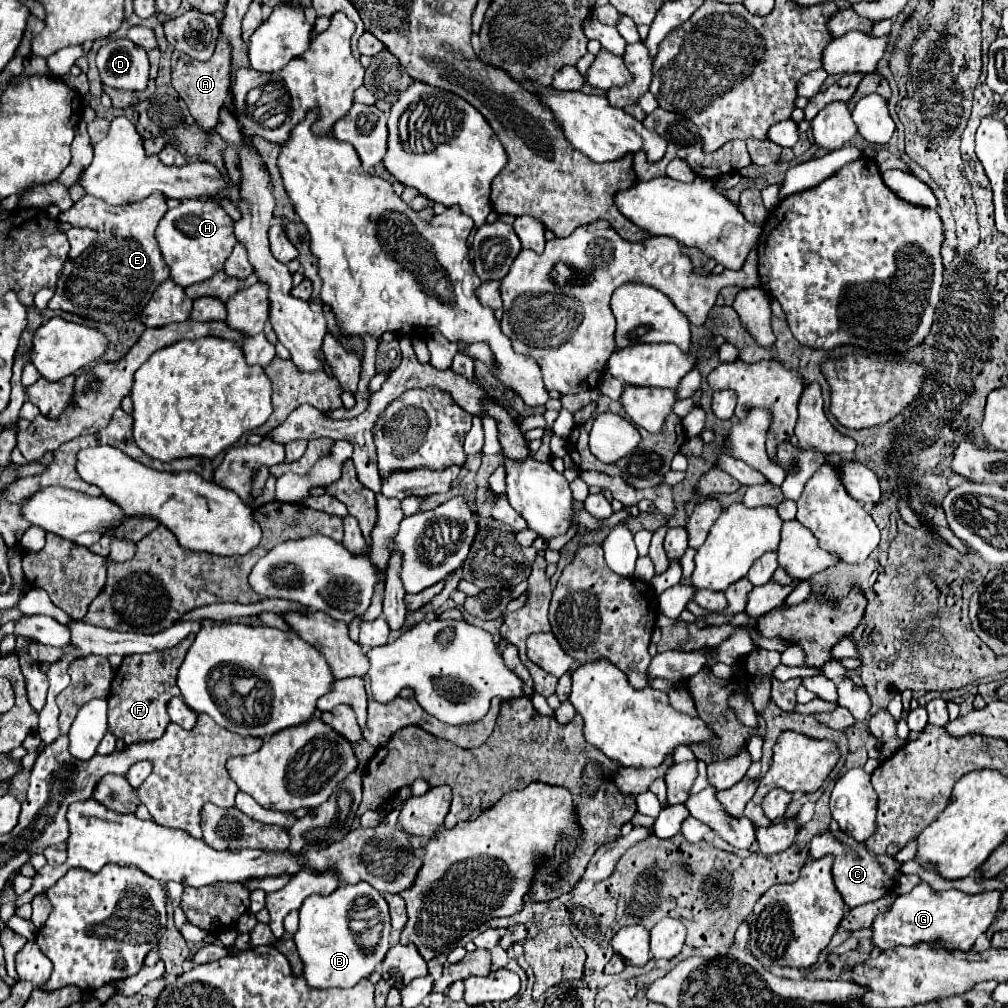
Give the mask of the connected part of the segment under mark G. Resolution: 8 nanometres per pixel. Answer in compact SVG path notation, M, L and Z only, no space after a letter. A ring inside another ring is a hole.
M922 881L910 893L900 895L886 913L874 919L872 941L882 951L894 949L896 945L914 945L918 941L942 943L946 949L970 951L976 939L992 925L1000 907L1000 899L1000 891L984 891L976 895L968 895L958 889L934 891L928 883Z

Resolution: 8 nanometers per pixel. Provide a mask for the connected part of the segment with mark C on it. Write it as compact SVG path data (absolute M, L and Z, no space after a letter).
M824 831L824 833L816 835L810 843L810 855L814 859L820 859L828 853L832 853L836 857L834 865L832 865L832 875L834 875L836 889L840 891L840 895L848 907L858 907L858 905L864 905L864 903L884 897L886 893L890 893L890 889L898 883L898 879L902 875L900 873L902 863L896 861L894 857L874 855L866 849L864 843L852 841L850 837L848 837L848 841L842 841L832 831Z

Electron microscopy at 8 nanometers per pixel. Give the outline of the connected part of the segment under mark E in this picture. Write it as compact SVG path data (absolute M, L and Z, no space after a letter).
M154 193L144 201L124 207L110 207L92 195L84 195L68 211L60 213L58 219L72 223L72 227L96 229L98 241L78 259L68 259L48 309L62 309L108 323L120 323L140 315L156 287L170 277L154 235L166 211L166 197Z

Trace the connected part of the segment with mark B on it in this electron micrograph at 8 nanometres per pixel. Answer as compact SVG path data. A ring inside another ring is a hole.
M368 883L356 885L340 885L330 895L310 895L304 905L300 907L300 927L294 935L300 959L304 961L304 977L310 987L316 989L330 989L330 987L354 987L360 979L368 977L376 965L384 959L386 951L390 949L391 919L389 906L383 896L372 889ZM358 897L368 897L380 911L380 941L372 951L364 951L350 929L350 907Z

